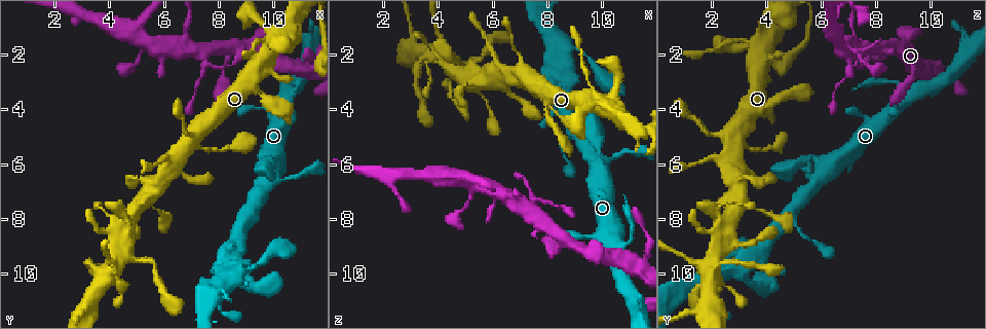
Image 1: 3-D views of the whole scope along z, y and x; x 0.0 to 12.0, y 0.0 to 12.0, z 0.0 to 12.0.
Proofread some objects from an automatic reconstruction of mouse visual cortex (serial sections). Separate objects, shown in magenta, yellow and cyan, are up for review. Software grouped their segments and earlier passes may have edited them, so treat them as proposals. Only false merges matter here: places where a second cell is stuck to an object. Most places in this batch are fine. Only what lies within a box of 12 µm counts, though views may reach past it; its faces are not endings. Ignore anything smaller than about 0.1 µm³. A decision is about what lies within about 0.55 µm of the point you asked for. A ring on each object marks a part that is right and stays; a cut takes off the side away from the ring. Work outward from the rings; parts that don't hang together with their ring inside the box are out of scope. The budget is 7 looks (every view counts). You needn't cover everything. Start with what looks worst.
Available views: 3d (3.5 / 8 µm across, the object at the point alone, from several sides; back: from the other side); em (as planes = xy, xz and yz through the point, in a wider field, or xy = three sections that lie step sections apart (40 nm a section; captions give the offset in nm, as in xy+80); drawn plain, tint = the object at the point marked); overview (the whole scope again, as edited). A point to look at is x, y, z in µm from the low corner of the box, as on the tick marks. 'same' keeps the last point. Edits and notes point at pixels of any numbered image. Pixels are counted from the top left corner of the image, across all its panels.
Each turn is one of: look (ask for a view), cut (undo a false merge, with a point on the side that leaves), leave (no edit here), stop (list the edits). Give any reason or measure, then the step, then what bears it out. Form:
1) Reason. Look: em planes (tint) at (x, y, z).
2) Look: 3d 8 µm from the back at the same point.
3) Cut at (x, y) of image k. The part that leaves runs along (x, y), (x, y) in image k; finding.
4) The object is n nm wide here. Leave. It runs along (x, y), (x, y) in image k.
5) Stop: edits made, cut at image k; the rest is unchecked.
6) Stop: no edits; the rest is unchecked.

Sharp bend. Look: 3d 3.5 µm at (8.8, 9.8, 1.8).

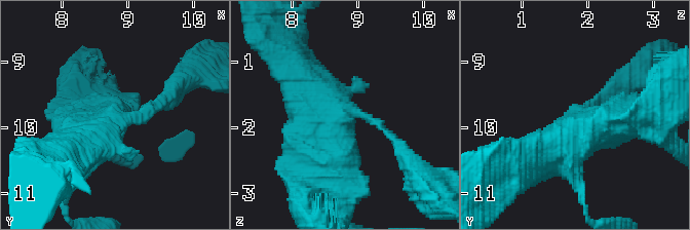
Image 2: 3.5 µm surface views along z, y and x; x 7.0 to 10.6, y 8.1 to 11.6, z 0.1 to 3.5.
Need the tissue. Look: em planes (tint) at (8.80, 9.90, 1.75).

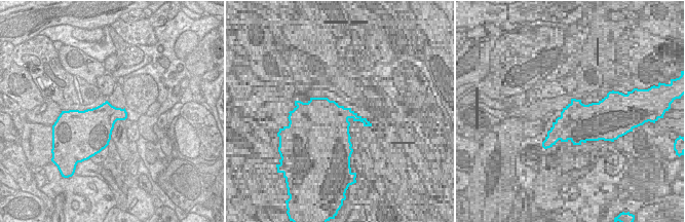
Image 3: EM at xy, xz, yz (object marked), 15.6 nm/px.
Leave. It runs along (644, 116), (531, 153) in image 2; one cell here.

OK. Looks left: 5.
Looks like a crossing. Look: 3d 3.5 µm at (4.8, 9.3, 2.4).

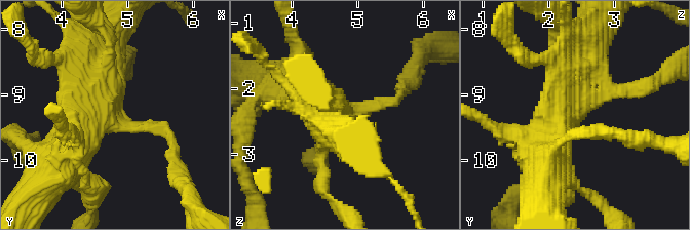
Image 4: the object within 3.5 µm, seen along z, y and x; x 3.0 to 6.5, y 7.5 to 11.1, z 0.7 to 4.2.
4 arms meet here; the arms are 150, 200, 500, 600 nm wide; now the EM. Look: em xy step 1 (tint) at (4.70, 9.35, 2.35).

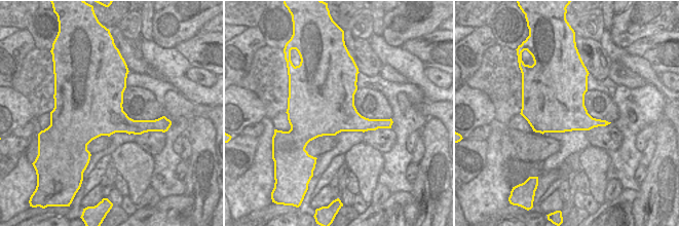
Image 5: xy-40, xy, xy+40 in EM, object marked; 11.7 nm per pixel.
Leave. It runs along (589, 44), (544, 164) in image 4; continuous, no second cell.

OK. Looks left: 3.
Branch point. Look: 3d 3.5 µm at (4.8, 1.3, 6.5).

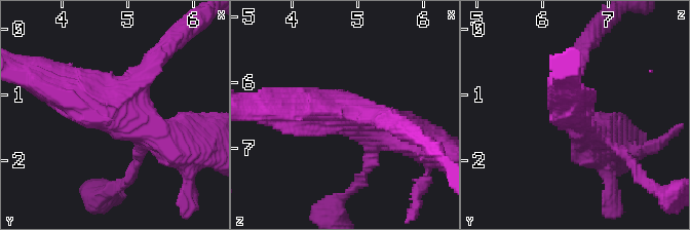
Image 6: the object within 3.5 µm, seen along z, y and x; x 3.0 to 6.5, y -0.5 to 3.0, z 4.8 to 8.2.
3 arms meet here; the arms are 200, 500, 500 nm wide. Look: em xy step 1 (plain) at (4.80, 1.35, 6.50).

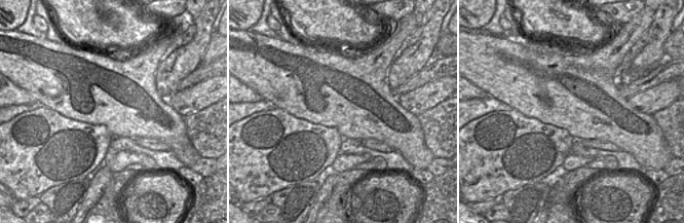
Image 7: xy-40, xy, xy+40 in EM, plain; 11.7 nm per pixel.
With the object marked. Look: em xy step 1 (tint) at the same point.

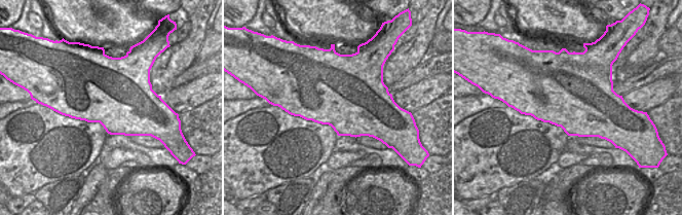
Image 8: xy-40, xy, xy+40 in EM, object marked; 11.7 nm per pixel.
Leave. It runs along (173, 138), (53, 87) in image 6; all the same cell.

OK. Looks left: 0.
Stop: no edits; the rest is unchecked.

